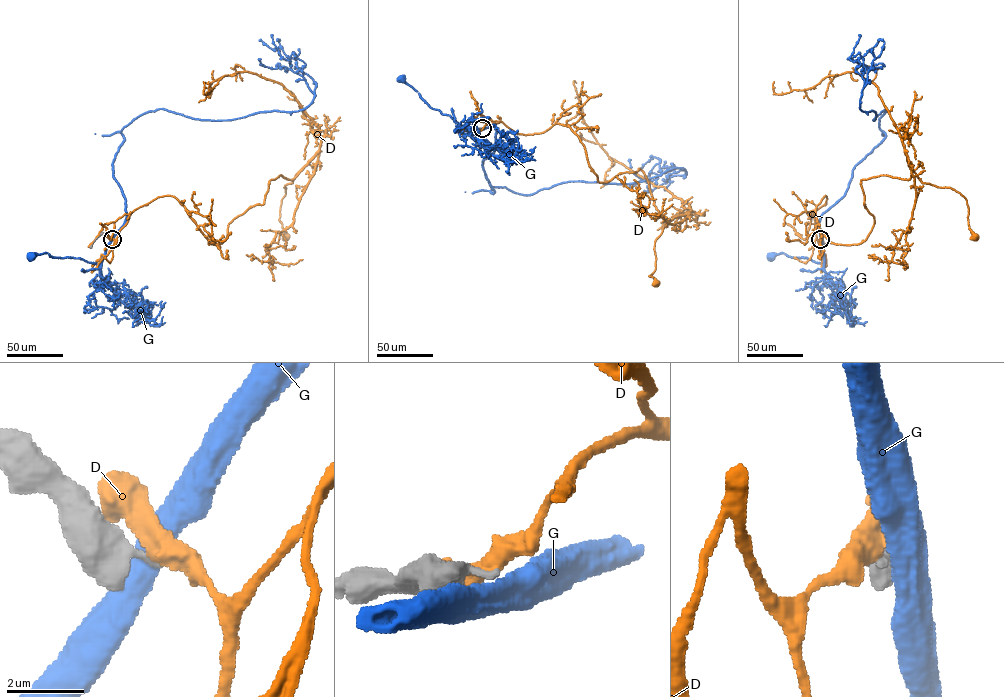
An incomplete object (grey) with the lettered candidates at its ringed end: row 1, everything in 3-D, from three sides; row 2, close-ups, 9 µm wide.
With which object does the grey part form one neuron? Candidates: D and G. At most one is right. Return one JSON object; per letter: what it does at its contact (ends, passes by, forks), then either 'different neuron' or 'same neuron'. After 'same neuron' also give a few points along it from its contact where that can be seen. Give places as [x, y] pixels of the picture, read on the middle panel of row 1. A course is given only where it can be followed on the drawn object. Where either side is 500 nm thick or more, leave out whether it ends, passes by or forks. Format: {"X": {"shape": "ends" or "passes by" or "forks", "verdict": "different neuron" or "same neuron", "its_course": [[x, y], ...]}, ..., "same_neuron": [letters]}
{"D": {"shape": "passes by", "verdict": "different neuron"}, "G": {"verdict": "different neuron"}, "same_neuron": []}

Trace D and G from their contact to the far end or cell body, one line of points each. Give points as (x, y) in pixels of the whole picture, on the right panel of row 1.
D: (820, 239), (824, 196), (818, 228), (860, 243), (874, 223), (860, 180), (912, 169), (966, 199), (975, 238)
G: (820, 239), (824, 268), (820, 263), (807, 258), (791, 258), (783, 253), (771, 255)

